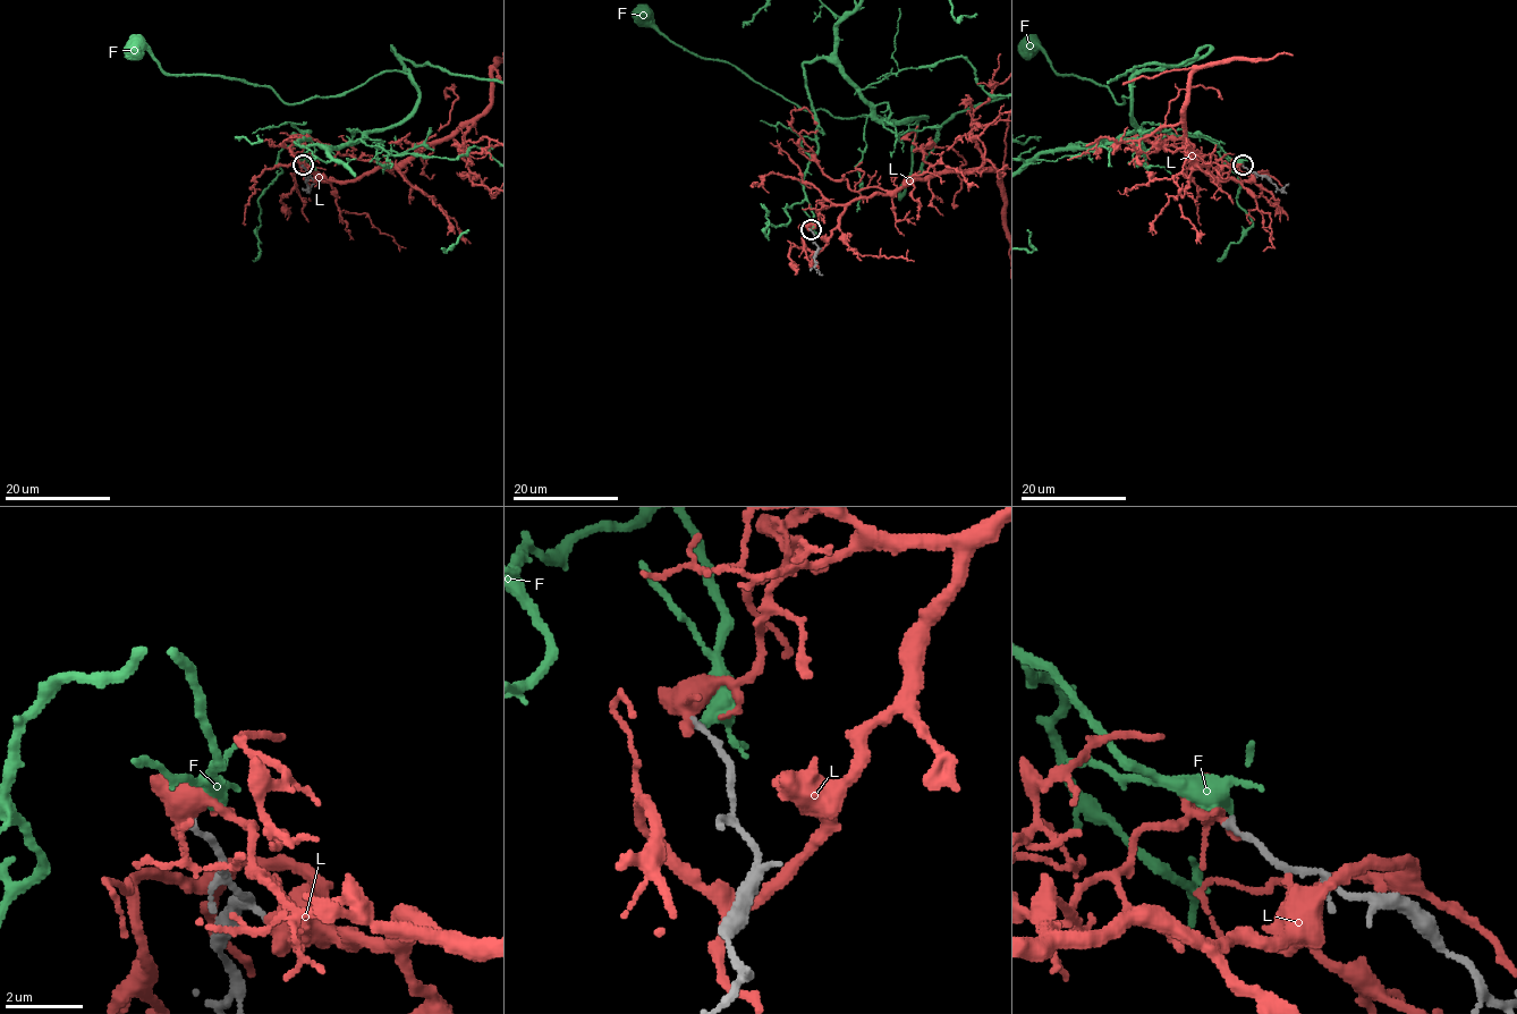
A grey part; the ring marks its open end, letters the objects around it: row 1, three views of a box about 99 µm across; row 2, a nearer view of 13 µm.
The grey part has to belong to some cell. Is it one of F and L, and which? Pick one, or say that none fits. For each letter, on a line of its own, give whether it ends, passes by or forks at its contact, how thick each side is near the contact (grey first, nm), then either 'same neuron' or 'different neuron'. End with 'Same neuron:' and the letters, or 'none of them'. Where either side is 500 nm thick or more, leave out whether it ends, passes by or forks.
F: it passes by; calibres 180 and 320 nm; same neuron
L: it passes by; calibres 170 and 380 nm; different neuron
Same neuron: F

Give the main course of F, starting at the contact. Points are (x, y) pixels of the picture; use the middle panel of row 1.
F: (810, 230), (805, 62), (831, 59), (880, 119), (926, 119), (798, 108), (645, 15)

